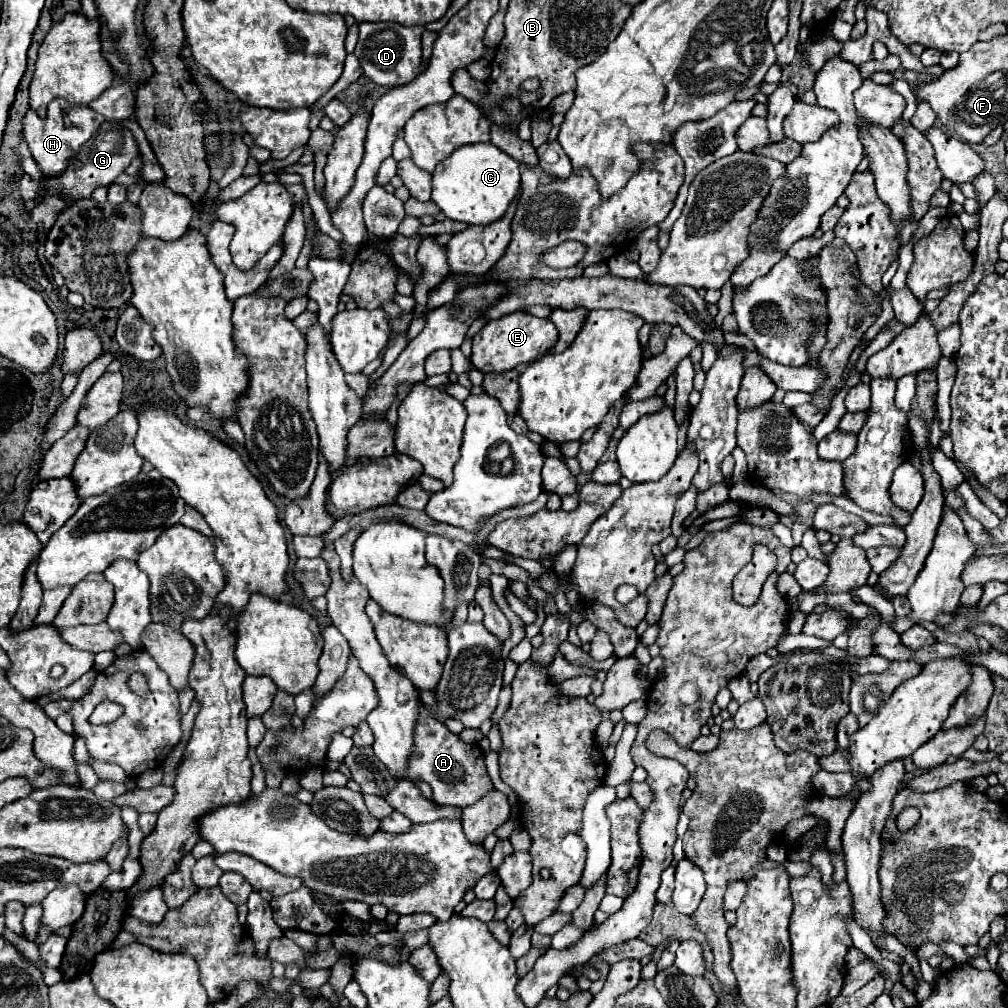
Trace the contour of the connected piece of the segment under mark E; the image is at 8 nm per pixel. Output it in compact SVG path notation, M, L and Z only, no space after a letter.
M510 313L488 321L472 339L472 363L482 373L506 373L518 365L526 365L550 351L558 341L558 329L550 319L538 319L530 313Z

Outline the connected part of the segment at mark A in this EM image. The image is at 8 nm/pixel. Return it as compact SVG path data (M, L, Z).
M422 703L418 707L414 745L408 757L408 769L404 777L408 781L420 779L428 783L432 787L432 801L436 805L468 807L470 803L476 803L476 799L486 795L486 791L494 789L484 765L482 749L478 745L468 745L458 735L450 733L446 725L434 719Z

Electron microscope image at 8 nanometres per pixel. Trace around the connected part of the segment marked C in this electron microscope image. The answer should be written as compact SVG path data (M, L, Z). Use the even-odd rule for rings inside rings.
M476 143L470 147L460 147L450 155L450 159L444 159L438 163L432 175L432 201L442 209L442 213L448 219L462 221L468 225L490 225L498 219L502 219L508 211L508 205L514 201L514 197L520 191L520 167L518 161L494 147L492 143Z

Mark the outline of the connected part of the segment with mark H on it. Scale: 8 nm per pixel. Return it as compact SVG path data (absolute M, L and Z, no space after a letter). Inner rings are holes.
M54 99L48 105L46 119L40 119L34 109L26 111L26 115L22 119L22 137L28 143L28 149L34 157L34 161L38 163L40 171L48 177L56 177L68 167L68 161L78 153L82 143L86 143L96 133L96 129L102 125L102 121L104 121L102 115L98 115L90 107L68 105L68 101L64 101L64 99ZM64 113L70 117L70 123L72 123L70 127L64 125L64 119L62 119Z

